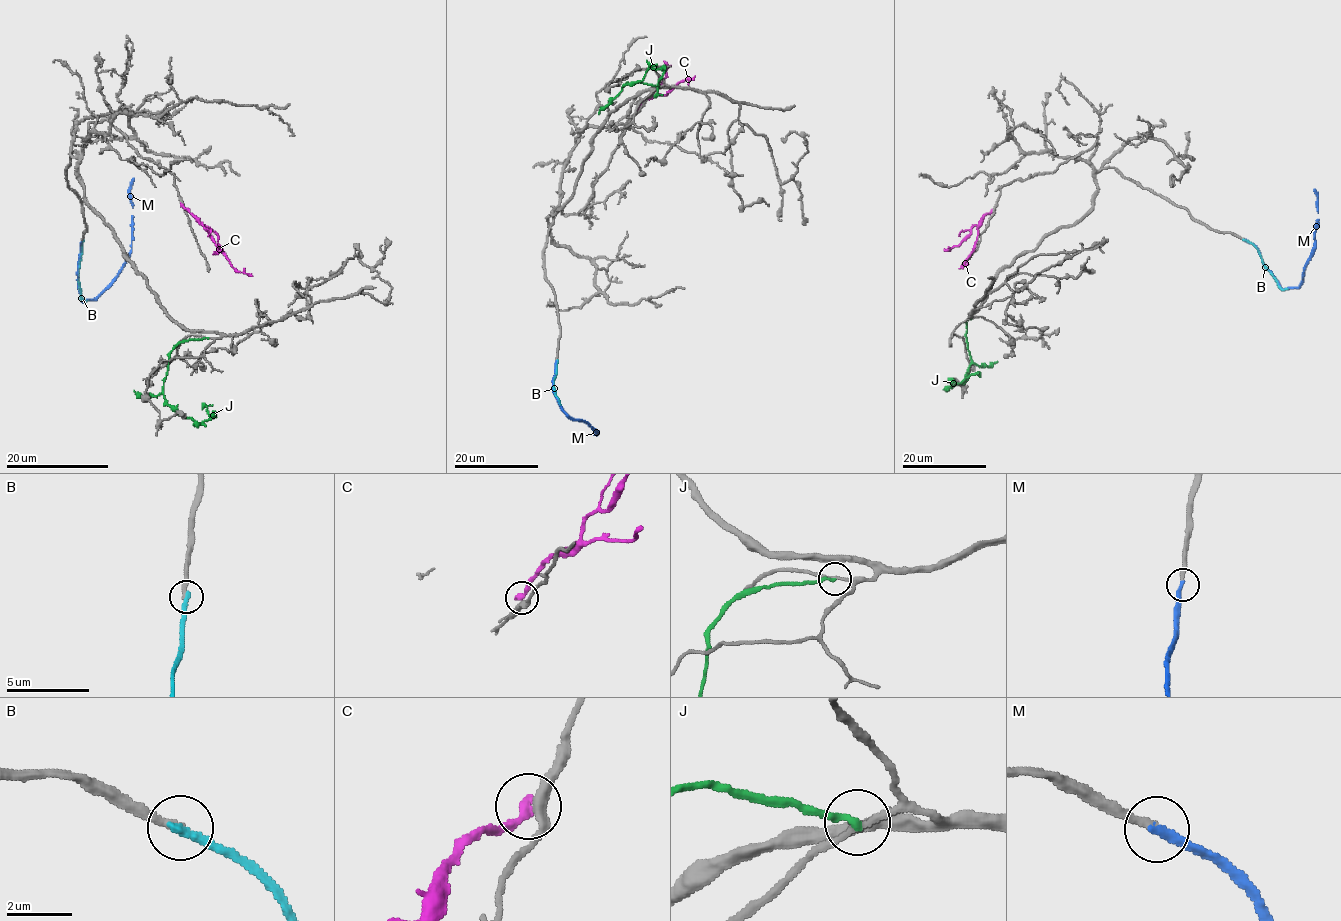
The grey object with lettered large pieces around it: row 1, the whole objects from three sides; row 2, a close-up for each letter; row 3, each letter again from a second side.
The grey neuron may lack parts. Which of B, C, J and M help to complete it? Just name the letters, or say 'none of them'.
M

